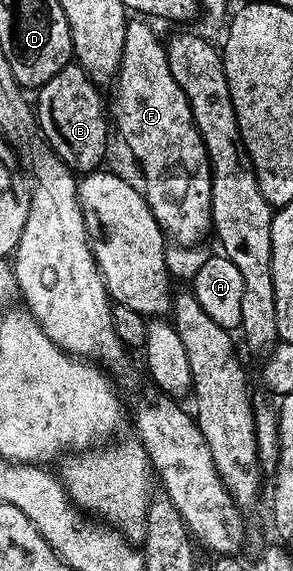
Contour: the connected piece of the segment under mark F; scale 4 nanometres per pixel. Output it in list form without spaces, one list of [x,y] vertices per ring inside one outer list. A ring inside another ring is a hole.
[[[129,20],[125,24],[125,43],[123,44],[123,56],[121,57],[121,66],[117,69],[117,77],[115,79],[115,87],[117,86],[117,103],[114,106],[111,106],[111,118],[115,123],[115,130],[121,133],[121,138],[125,141],[125,146],[127,149],[133,153],[133,158],[135,161],[141,165],[141,174],[145,177],[145,186],[143,185],[143,193],[145,200],[149,205],[151,212],[158,225],[161,226],[161,229],[165,231],[166,235],[170,239],[173,238],[178,247],[181,248],[193,248],[198,244],[201,244],[201,241],[205,237],[210,237],[211,227],[213,225],[213,173],[209,171],[209,157],[205,151],[205,145],[203,140],[199,136],[197,131],[197,125],[193,123],[193,113],[189,107],[189,101],[187,96],[183,92],[183,88],[179,88],[179,84],[175,84],[175,80],[171,76],[169,71],[169,65],[165,59],[165,47],[159,41],[157,43],[157,34],[148,26],[150,23],[145,20]]]

